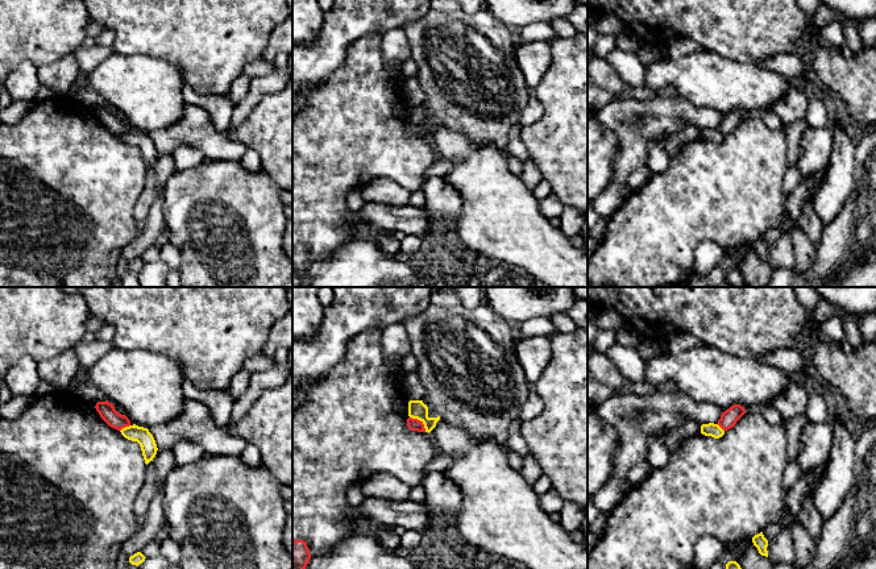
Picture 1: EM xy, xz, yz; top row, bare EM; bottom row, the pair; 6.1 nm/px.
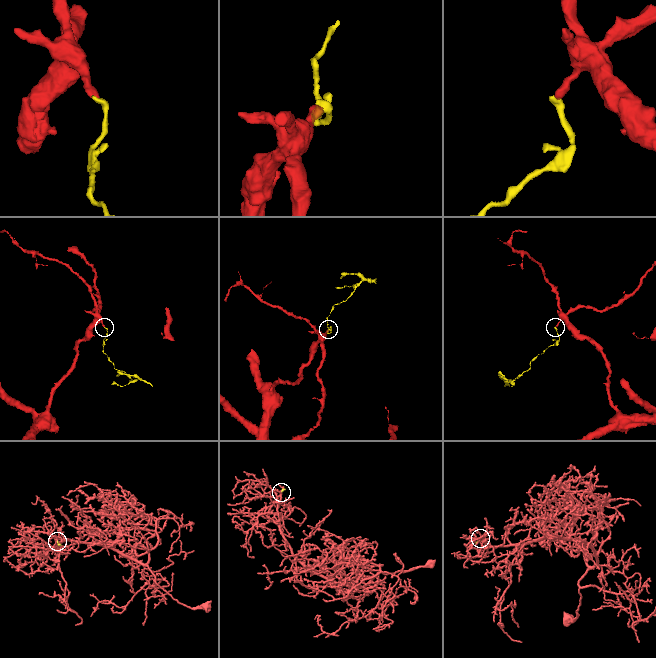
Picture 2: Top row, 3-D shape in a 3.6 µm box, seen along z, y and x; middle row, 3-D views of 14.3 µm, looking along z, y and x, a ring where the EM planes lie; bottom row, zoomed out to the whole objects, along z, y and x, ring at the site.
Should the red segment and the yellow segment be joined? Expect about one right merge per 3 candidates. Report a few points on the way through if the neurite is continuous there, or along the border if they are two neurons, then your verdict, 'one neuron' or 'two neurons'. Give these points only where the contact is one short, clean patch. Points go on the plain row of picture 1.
border xz (410, 121), (419, 125), (426, 136); two neurons

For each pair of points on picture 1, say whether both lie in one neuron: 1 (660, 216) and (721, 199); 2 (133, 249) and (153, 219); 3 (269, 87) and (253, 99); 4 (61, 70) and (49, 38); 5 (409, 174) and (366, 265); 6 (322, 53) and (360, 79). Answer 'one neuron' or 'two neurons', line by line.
1: one neuron
2: one neuron
3: one neuron
4: two neurons
5: two neurons
6: two neurons

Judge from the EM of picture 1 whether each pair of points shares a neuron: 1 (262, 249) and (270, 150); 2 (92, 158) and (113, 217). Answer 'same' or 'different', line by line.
1: different
2: same

